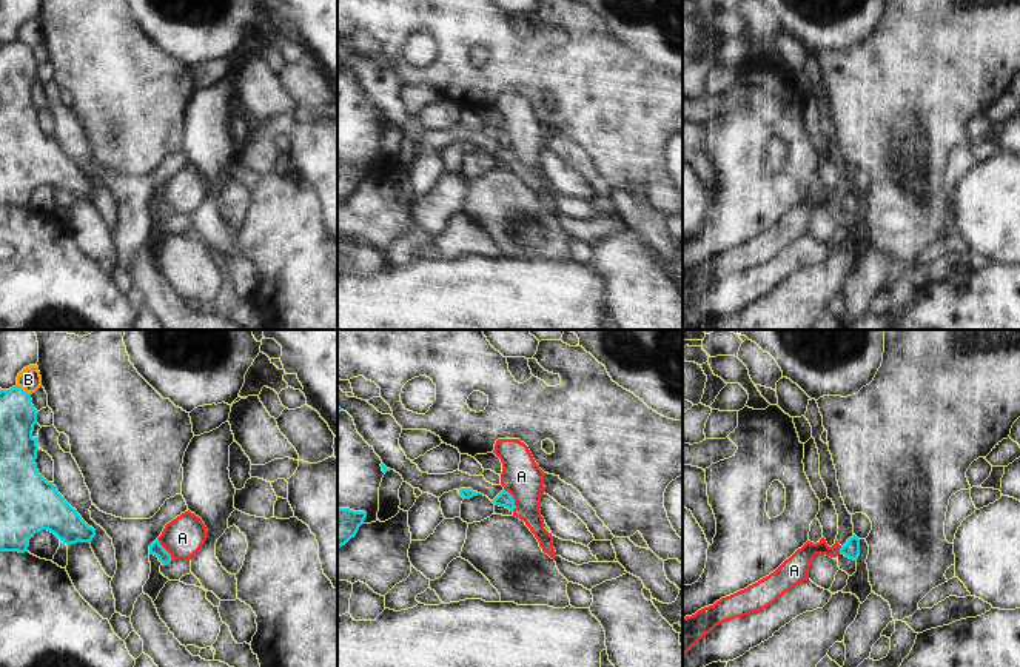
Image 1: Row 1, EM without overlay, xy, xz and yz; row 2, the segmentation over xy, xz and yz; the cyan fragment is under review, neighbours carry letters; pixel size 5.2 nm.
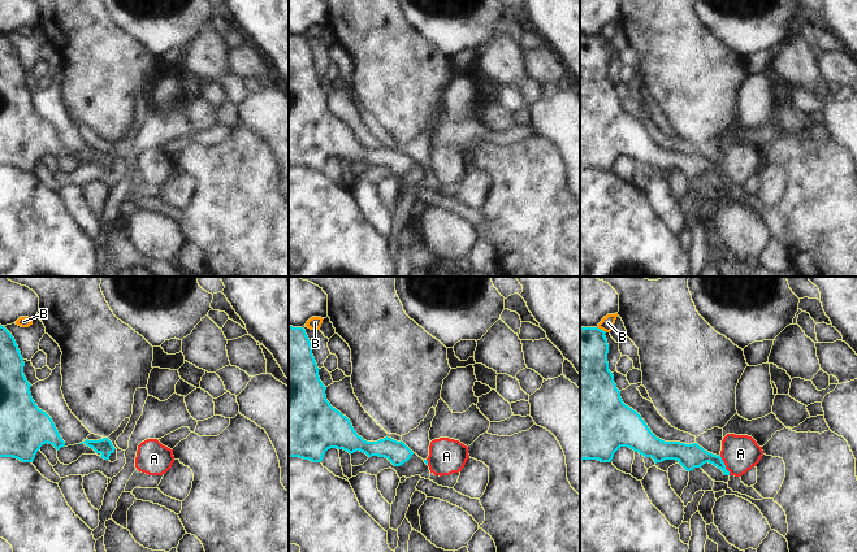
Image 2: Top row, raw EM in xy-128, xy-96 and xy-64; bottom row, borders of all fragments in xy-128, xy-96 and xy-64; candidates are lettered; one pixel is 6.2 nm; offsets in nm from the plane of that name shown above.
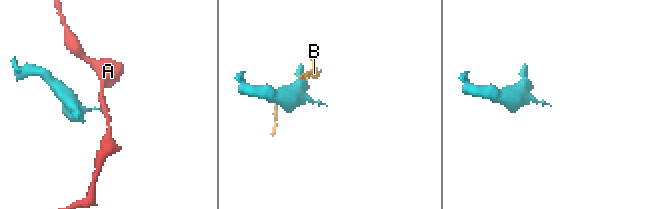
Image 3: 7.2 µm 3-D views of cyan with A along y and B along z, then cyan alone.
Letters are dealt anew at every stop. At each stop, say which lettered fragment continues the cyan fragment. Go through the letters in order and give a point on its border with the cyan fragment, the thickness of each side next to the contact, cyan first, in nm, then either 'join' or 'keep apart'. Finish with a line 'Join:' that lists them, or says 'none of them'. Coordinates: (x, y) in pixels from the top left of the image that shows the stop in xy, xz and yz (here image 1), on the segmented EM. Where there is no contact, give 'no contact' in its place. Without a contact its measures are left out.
A: meets cyan in xz at (513, 499); 80 nm thick on the cyan side, 220 nm on the other; keep apart
B: meets cyan in xy at (23, 390); 190 nm thick on the cyan side, 120 nm on the other; keep apart
Join: none of them

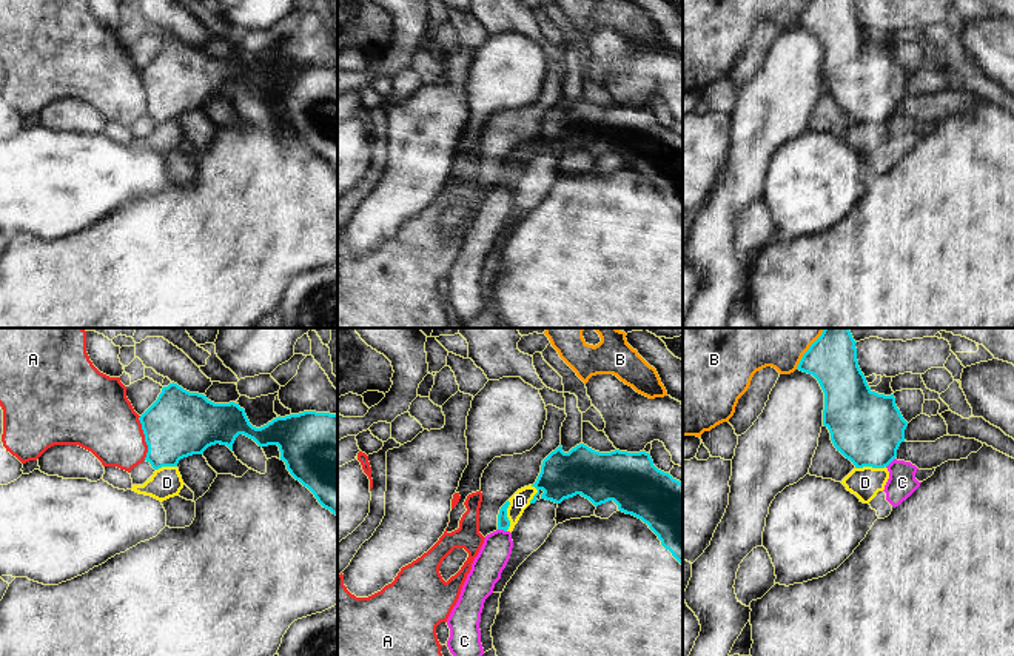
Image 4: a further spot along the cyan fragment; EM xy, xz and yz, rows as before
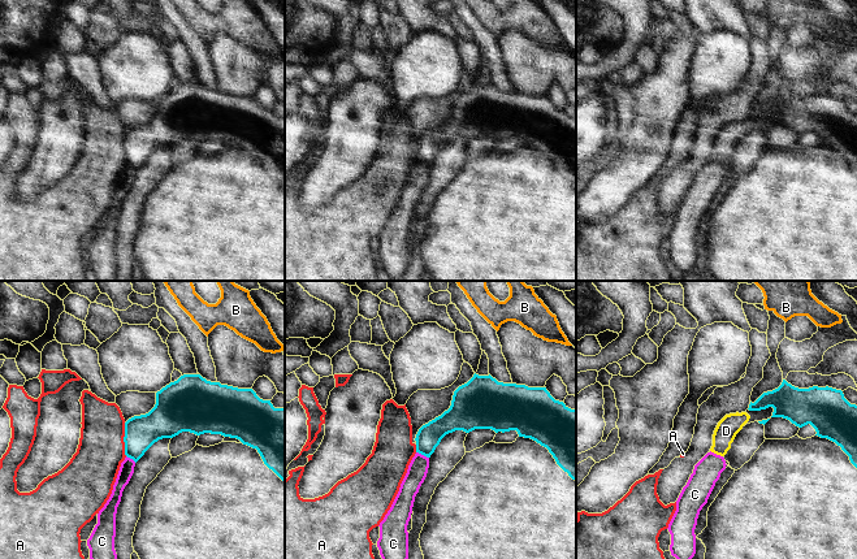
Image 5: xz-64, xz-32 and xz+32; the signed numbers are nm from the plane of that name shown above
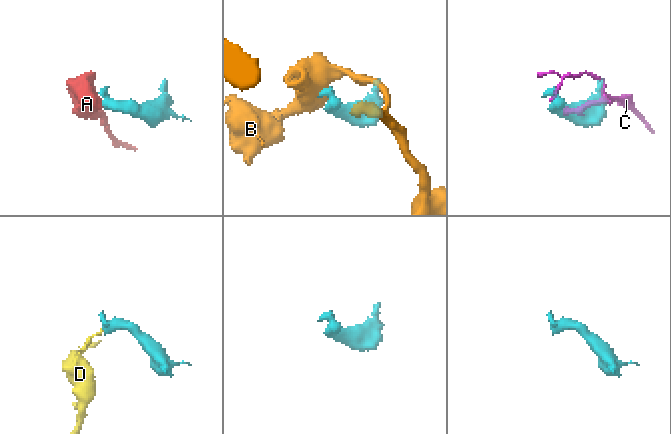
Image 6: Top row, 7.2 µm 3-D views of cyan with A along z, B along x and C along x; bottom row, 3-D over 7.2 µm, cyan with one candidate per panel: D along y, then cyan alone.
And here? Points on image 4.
A: meets cyan in xy at (145, 438); 340 nm thick on the cyan side, 340 nm on the other; keep apart
B: meets cyan in yz at (809, 348); 260 nm thick on the cyan side, 400 nm on the other; keep apart
C: meets cyan in xz at (503, 528); 60 nm thick on the cyan side, 160 nm on the other; keep apart
D: meets cyan in xz at (506, 516); 60 nm thick on the cyan side, 100 nm on the other; keep apart
Join: none of them

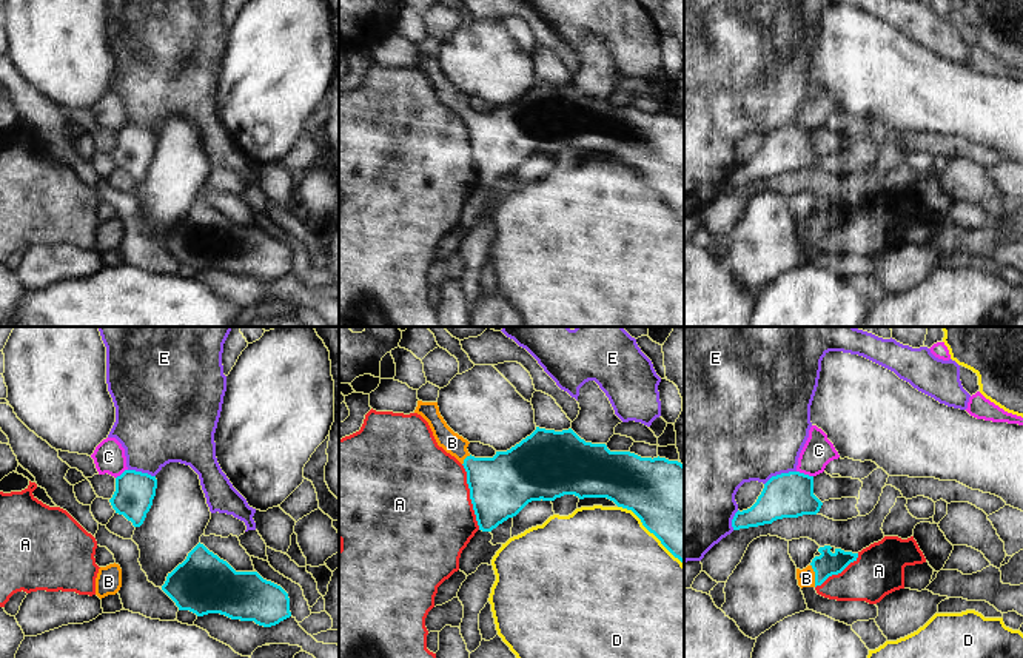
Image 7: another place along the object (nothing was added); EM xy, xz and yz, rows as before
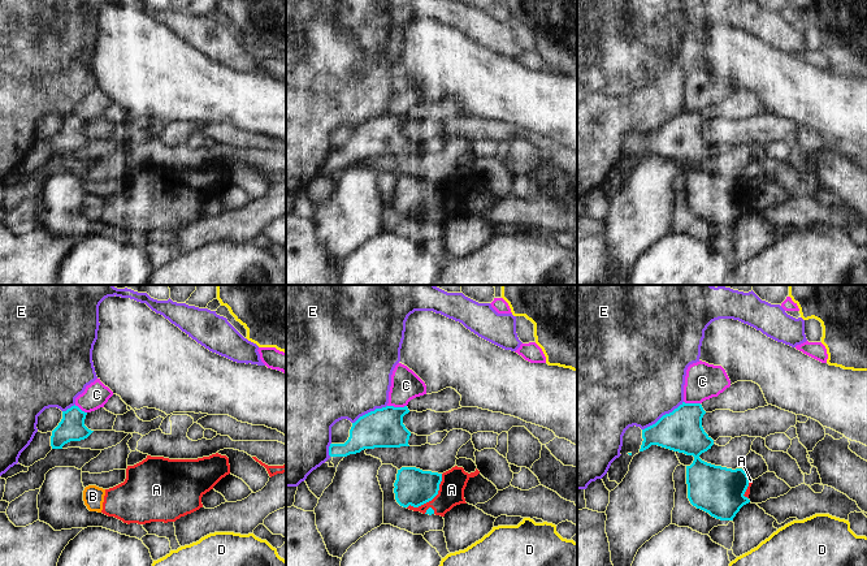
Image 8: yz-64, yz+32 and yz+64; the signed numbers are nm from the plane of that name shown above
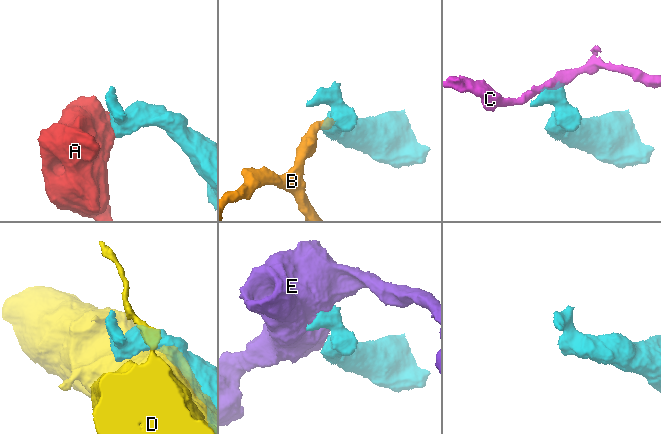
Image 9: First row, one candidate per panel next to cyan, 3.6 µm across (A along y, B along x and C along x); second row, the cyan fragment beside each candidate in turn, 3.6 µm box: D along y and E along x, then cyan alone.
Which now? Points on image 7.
A: meets cyan in xz at (470, 496); 320 nm thick on the cyan side, 500 nm on the other; keep apart
B: meets cyan in yz at (815, 575); 120 nm thick on the cyan side, 100 nm on the other; join
C: meets cyan in yz at (803, 473); 240 nm thick on the cyan side, 160 nm on the other; keep apart
D: meets cyan in xz at (650, 532); 420 nm thick on the cyan side, 500 nm on the other; keep apart
E: meets cyan in yz at (781, 473); 240 nm thick on the cyan side, 480 nm on the other; keep apart
Join: B

